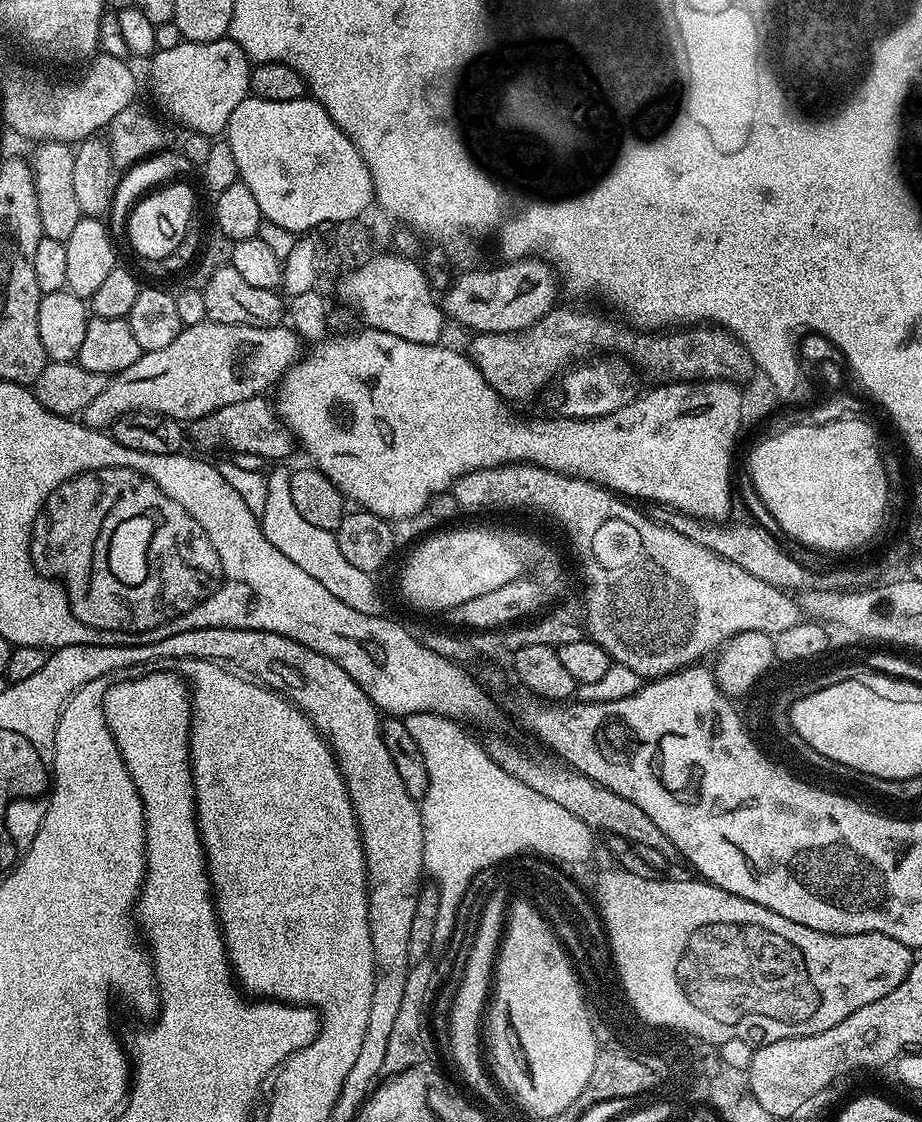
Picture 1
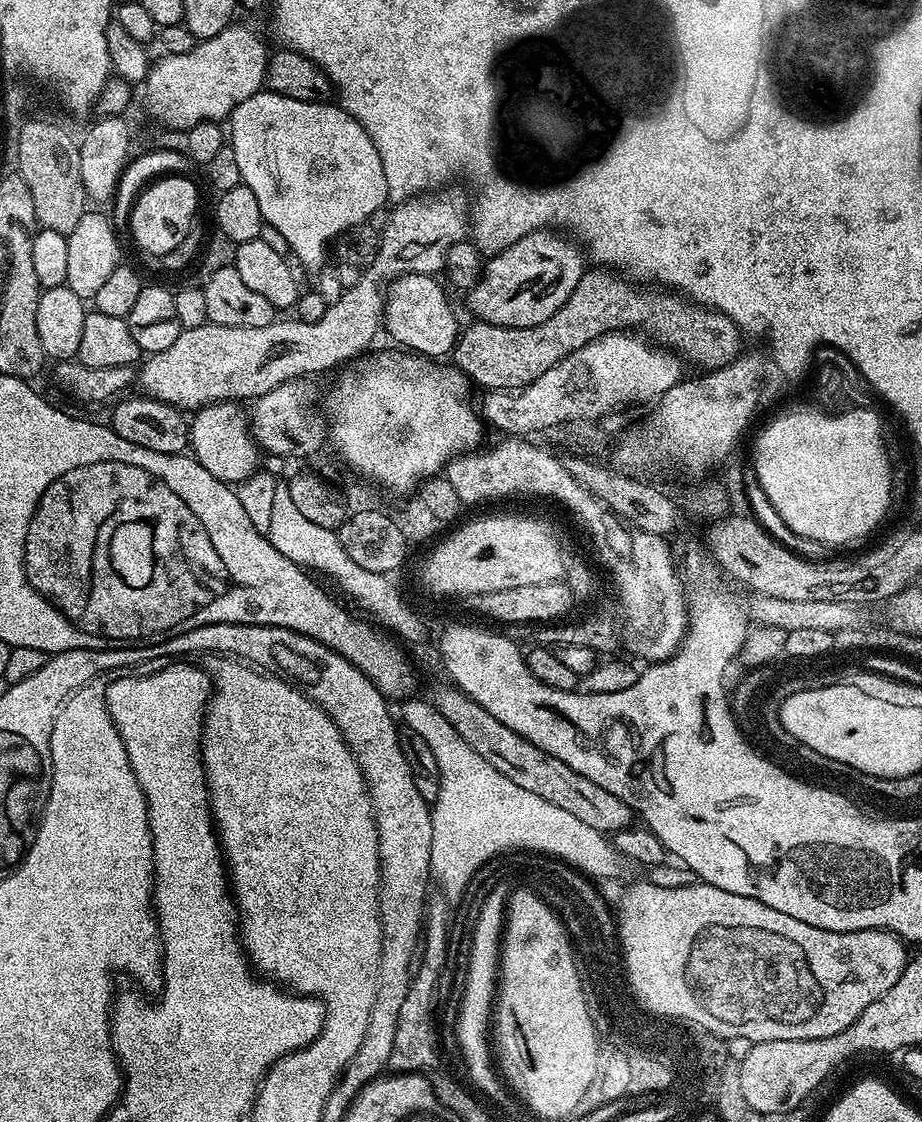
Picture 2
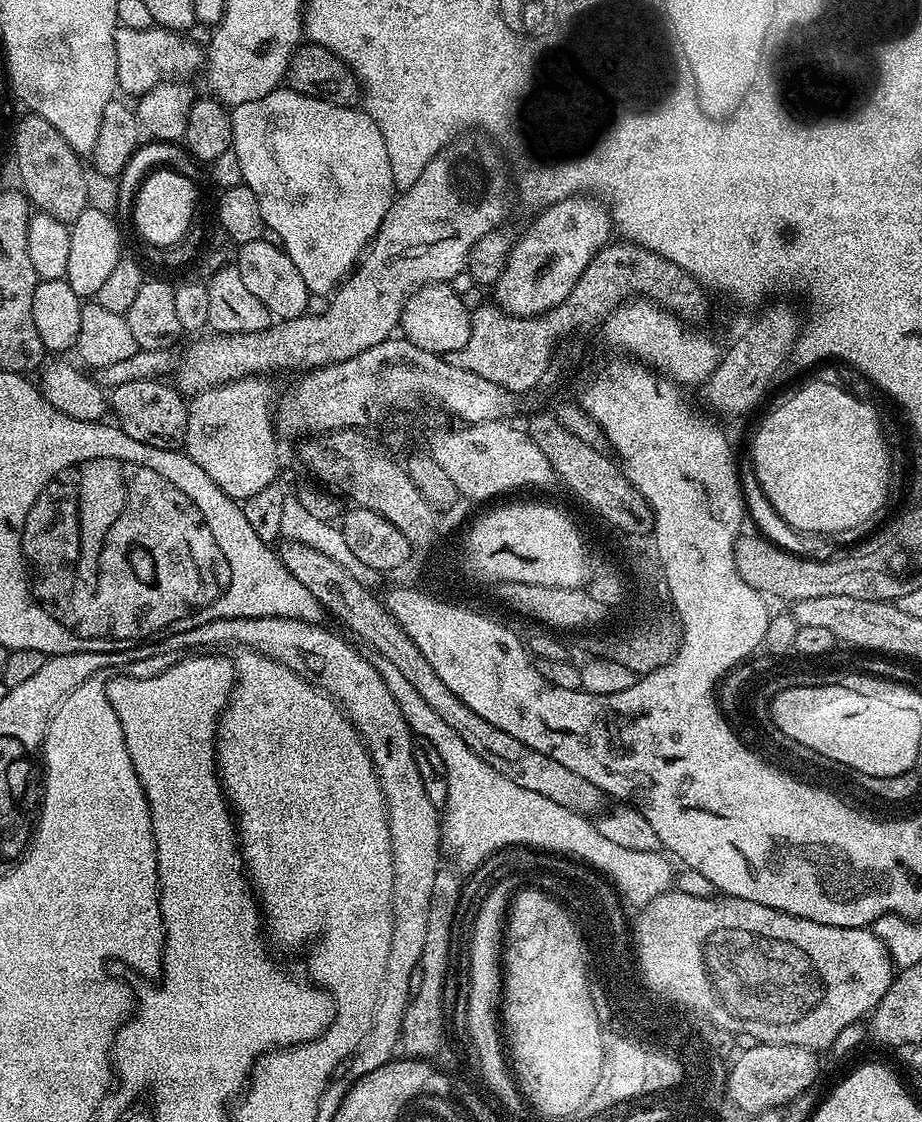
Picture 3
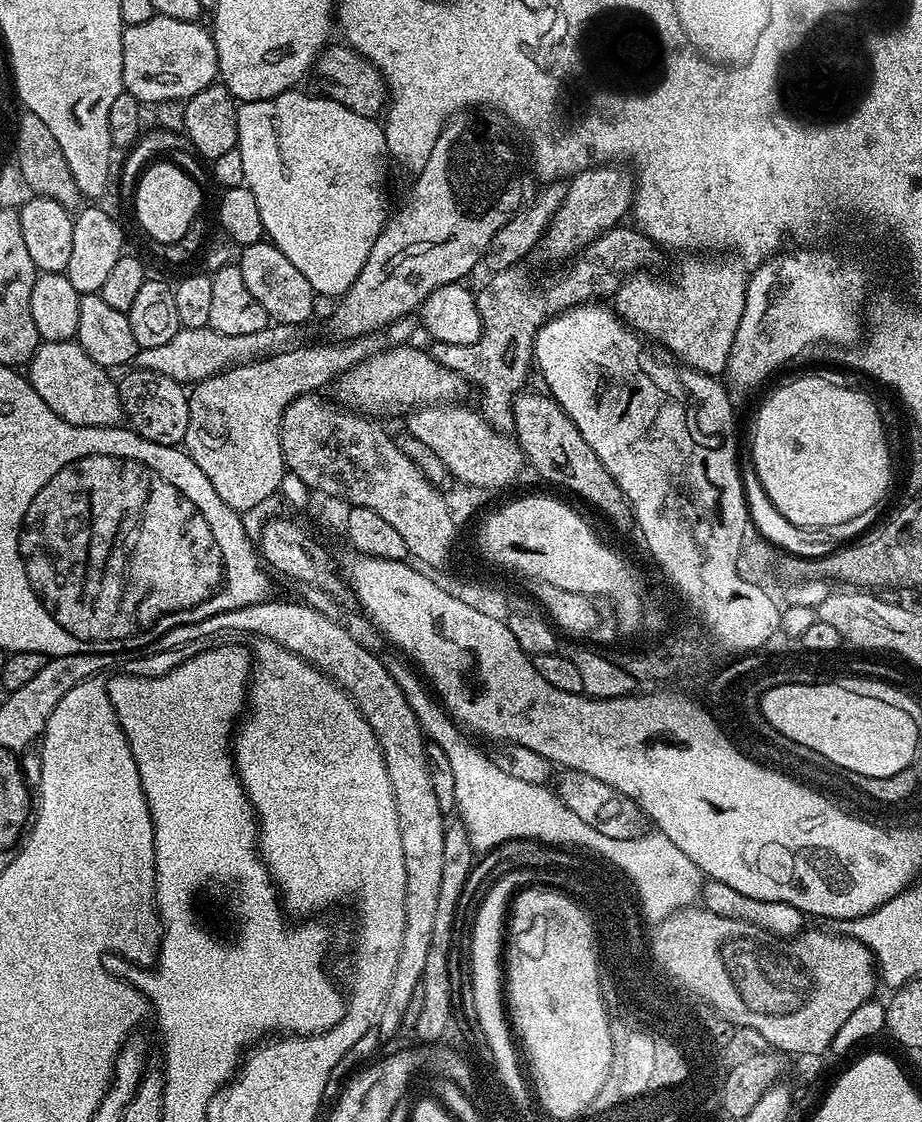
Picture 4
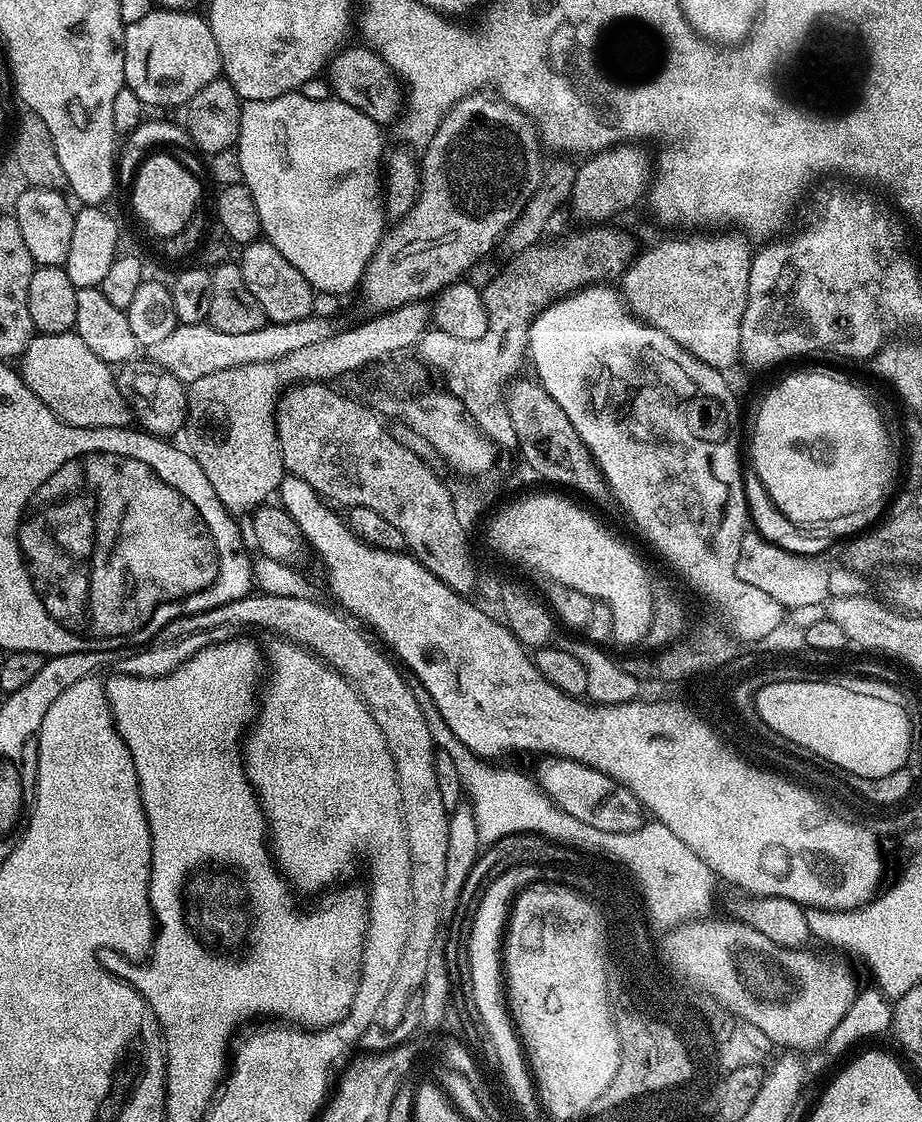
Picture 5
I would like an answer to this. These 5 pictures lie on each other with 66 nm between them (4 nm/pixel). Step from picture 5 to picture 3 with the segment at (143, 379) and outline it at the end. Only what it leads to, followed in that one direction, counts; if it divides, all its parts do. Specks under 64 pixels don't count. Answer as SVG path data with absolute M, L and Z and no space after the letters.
M163 379L126 382L123 386L111 389L110 412L116 415L115 427L120 428L134 442L142 442L151 448L174 452L184 447L188 406L183 395L164 385Z

